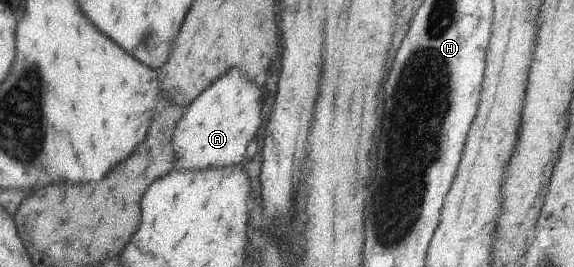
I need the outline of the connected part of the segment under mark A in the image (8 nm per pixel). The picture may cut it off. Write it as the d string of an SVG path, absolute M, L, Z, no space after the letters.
M231 67L221 75L219 79L214 79L204 88L197 97L194 97L187 105L187 111L183 117L177 121L173 137L171 137L171 147L173 147L173 159L175 159L175 170L206 170L209 168L235 166L235 163L243 161L245 147L249 145L255 137L259 125L261 125L261 95L263 89L251 83L237 67Z

